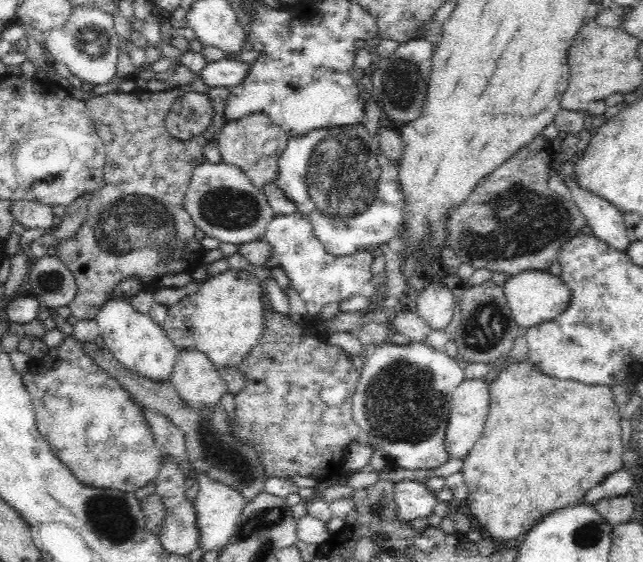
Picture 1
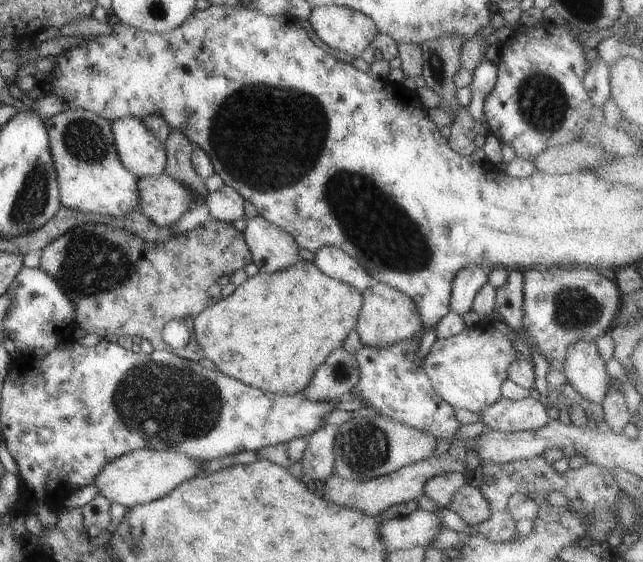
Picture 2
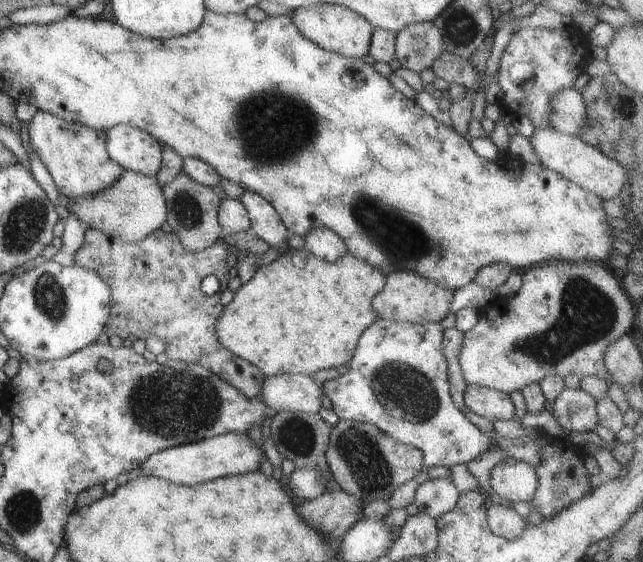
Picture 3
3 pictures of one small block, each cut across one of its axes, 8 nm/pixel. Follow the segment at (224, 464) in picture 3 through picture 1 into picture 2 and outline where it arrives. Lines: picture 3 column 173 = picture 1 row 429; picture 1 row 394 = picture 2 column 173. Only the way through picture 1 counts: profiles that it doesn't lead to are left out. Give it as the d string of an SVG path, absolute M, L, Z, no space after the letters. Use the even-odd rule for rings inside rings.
M132 450L110 460L96 474L92 485L97 488L98 494L104 496L110 503L116 502L129 508L169 494L178 484L200 474L204 462L175 451Z

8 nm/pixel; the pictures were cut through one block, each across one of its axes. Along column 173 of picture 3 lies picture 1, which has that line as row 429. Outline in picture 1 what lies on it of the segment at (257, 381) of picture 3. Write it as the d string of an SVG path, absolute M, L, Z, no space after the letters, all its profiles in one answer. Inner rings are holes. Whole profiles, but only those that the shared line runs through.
M266 311L265 328L264 332L262 332L261 339L258 341L258 344L255 344L250 349L250 352L246 358L244 358L244 361L236 365L236 368L239 374L243 377L245 386L233 396L234 414L232 418L232 433L234 433L234 437L238 437L238 439L246 439L246 441L252 441L252 443L254 443L254 449L258 451L258 455L260 455L260 459L262 459L262 463L264 463L264 469L266 469L266 472L264 473L268 475L268 478L274 476L289 478L294 474L299 474L300 476L310 476L310 478L314 478L316 481L322 481L339 474L342 469L344 458L348 452L348 446L350 446L352 442L357 442L356 440L358 440L360 429L353 421L353 403L352 400L350 400L349 394L348 400L346 400L346 412L340 412L340 408L332 408L332 406L328 406L328 404L324 404L324 402L320 400L320 390L322 390L322 384L326 382L326 378L328 378L334 370L338 370L338 368L344 368L346 372L350 372L350 376L356 374L356 376L354 376L354 380L356 380L356 382L354 382L354 390L356 390L356 385L358 384L358 378L361 372L360 368L355 367L352 358L347 352L339 346L330 346L324 338L319 336L305 337L300 325L292 324L288 315L281 315L276 312L272 314Z

